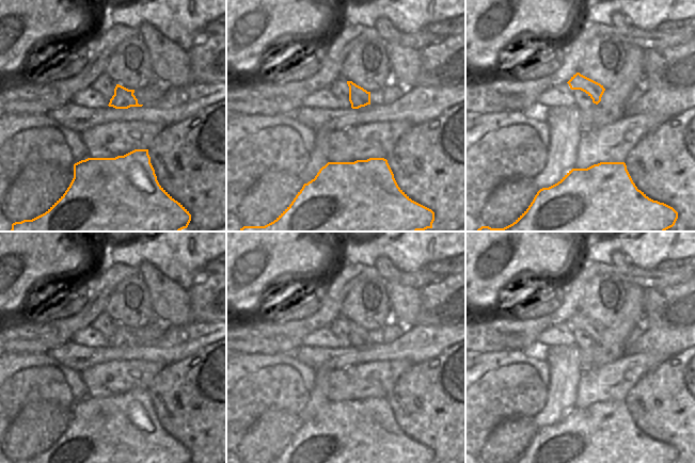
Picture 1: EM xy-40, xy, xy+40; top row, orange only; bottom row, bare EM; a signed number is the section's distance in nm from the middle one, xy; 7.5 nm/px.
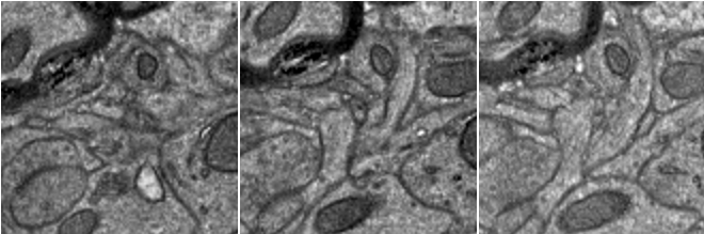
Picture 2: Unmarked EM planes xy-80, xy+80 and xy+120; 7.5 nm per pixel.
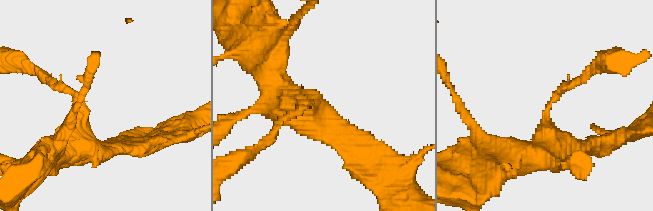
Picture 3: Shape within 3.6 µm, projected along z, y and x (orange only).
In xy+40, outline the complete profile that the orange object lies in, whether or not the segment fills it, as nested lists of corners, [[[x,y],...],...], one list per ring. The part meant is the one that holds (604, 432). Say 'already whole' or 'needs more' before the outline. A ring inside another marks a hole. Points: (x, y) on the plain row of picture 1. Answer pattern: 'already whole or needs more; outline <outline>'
already whole; outline [[[600,401],[587,408],[572,408],[557,422],[540,428],[528,447],[512,463],[675,463],[677,458],[678,451],[673,446],[649,437],[637,428],[625,401]]]

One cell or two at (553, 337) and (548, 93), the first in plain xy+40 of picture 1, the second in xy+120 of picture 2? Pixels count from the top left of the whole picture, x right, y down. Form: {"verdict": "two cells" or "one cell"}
{"verdict": "one cell"}

